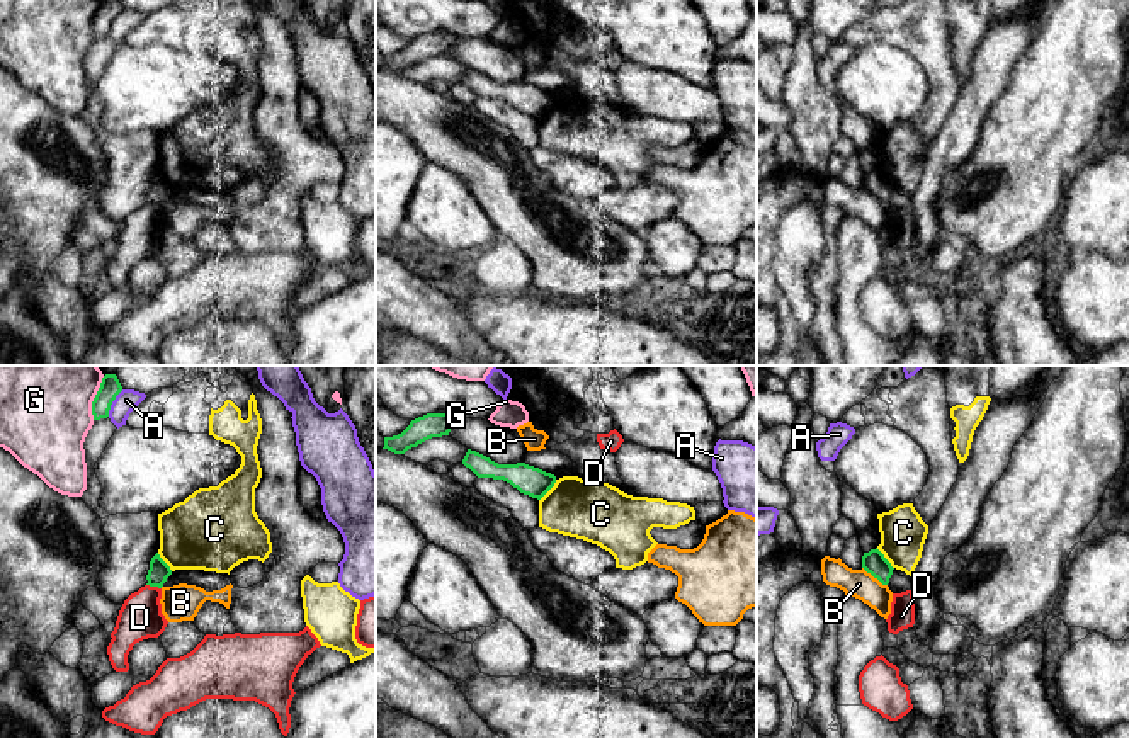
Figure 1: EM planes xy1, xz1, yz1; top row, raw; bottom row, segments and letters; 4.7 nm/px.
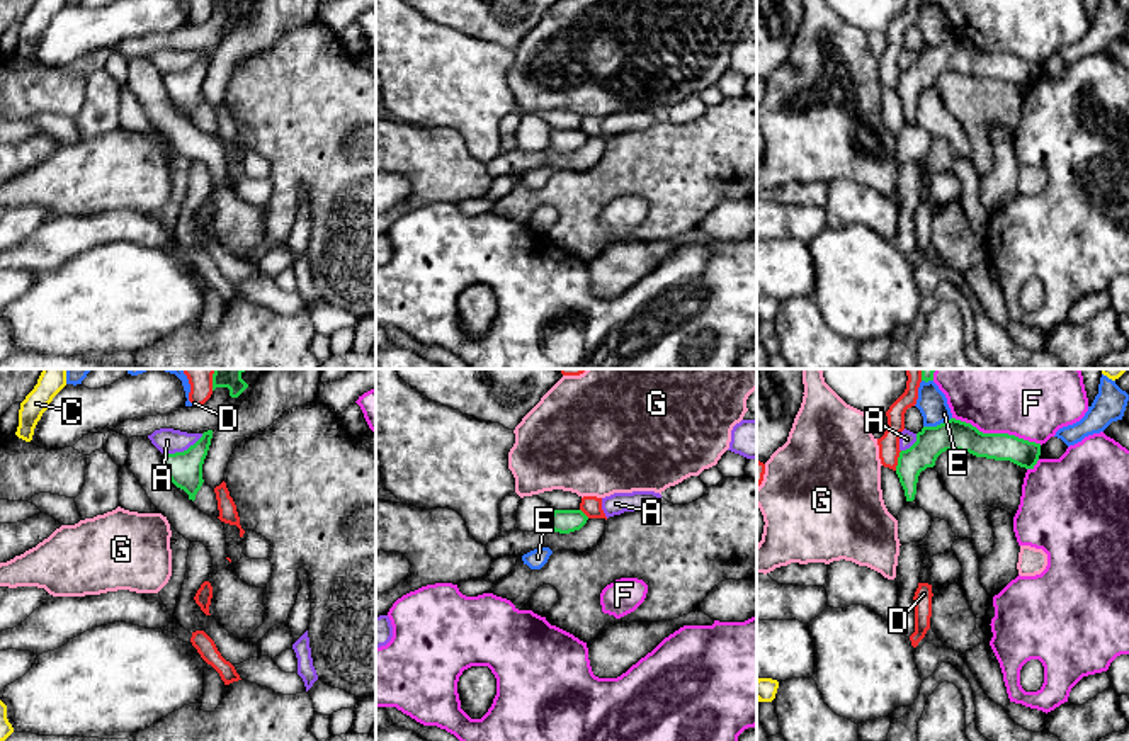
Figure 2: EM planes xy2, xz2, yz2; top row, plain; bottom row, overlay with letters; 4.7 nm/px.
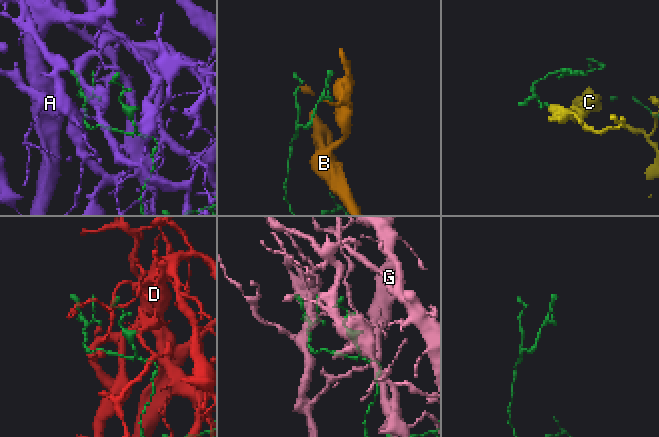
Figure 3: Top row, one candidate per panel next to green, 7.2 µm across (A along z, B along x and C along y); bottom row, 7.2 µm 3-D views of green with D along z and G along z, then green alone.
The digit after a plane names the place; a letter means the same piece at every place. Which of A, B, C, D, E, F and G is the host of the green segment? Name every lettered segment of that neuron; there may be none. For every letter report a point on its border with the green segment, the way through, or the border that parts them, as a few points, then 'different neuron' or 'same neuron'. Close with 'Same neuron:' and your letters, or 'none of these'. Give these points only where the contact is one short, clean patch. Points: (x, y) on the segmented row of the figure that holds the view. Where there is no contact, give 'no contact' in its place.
A: contact xy2 (184, 451); different neuron
B: contact yz1 (874, 577); border yz1 (862, 567), (886, 585); different neuron
C: contact xz1 (550, 488); border xz1 (556, 480), (539, 500); different neuron
D: contact yz2 (898, 461); different neuron
E: contact yz2 (937, 425); different neuron
F: contact yz2 (997, 434); different neuron
G: contact xy1 (94, 398); different neuron
Same neuron: none of these

